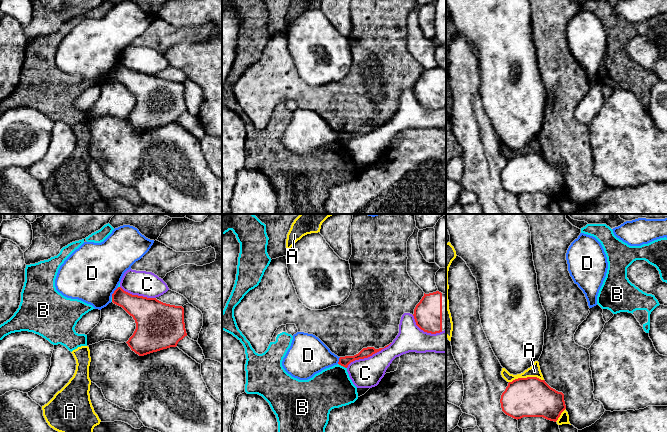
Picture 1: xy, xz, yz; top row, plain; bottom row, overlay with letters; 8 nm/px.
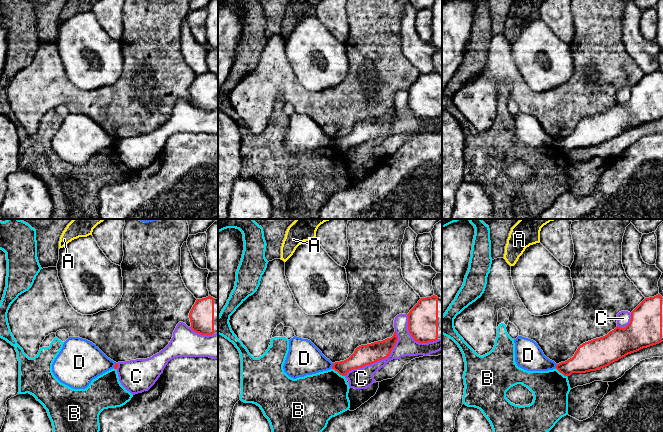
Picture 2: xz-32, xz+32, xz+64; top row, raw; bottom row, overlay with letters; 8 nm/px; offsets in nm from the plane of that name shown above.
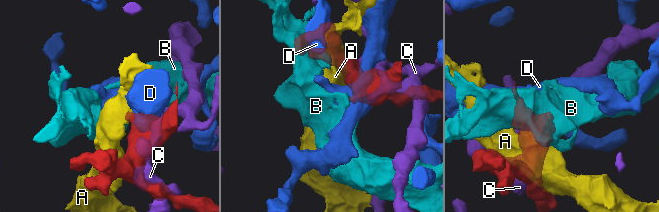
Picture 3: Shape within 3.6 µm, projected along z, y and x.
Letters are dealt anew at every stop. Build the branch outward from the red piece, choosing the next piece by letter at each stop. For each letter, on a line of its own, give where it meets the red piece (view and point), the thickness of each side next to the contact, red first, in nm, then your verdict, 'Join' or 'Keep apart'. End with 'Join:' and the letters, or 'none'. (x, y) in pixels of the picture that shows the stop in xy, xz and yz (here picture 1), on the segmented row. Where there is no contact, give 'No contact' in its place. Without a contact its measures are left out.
A: Touches red at yz (527, 377). Thickness 320 nm (red) against 100 nm. Keep apart
B: Touches red at xz (342, 365). Thickness 80 nm (red) against 320 nm. Keep apart
C: Touches red at xz (368, 356). Thickness 80 nm (red) against 240 nm. Keep apart
D: Touches red at xy (114, 292). Thickness 190 nm (red) against 460 nm. Keep apart
Join: none

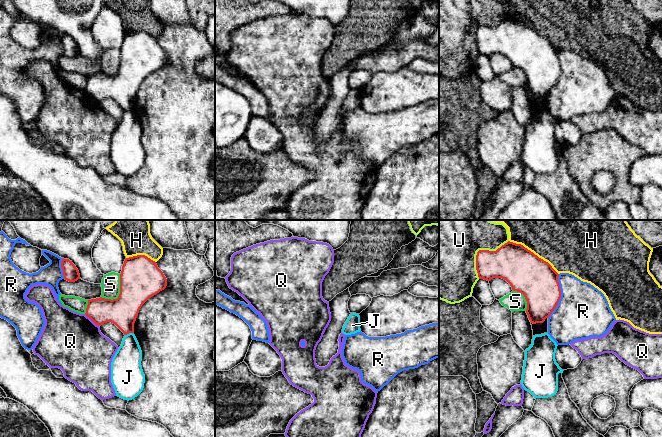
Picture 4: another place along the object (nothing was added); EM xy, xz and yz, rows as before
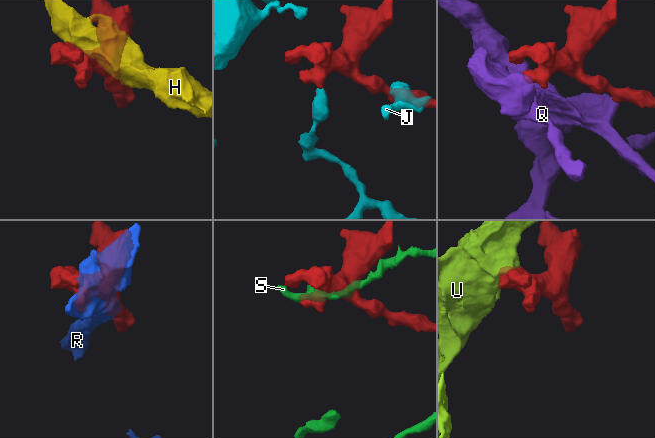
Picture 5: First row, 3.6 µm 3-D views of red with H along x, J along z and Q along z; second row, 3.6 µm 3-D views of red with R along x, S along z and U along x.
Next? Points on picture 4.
H: Touches red at yz (533, 253). Thickness 320 nm (red) against 500 nm. Keep apart
J: Touches red at xy (129, 332). Thickness 240 nm (red) against 240 nm. Keep apart
Q: Touches red at xy (91, 319). Thickness 220 nm (red) against 480 nm. Keep apart
R: Touches red at yz (560, 296). Thickness 320 nm (red) against 420 nm. Keep apart
S: Touches red at xy (120, 293). Thickness 340 nm (red) against 150 nm. Keep apart
U: Touches red at yz (479, 250). Thickness 280 nm (red) against 500 nm. Keep apart
Join: none

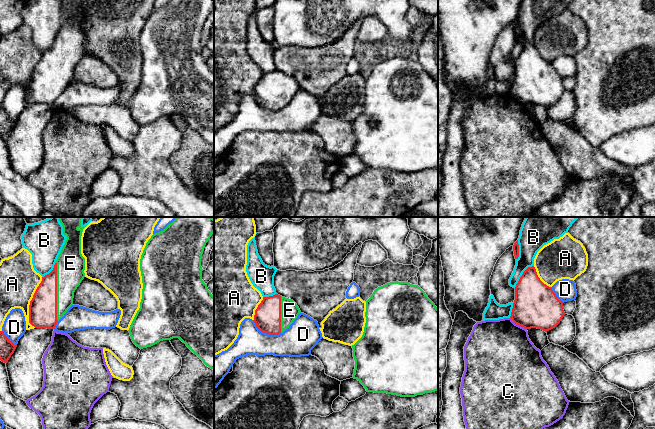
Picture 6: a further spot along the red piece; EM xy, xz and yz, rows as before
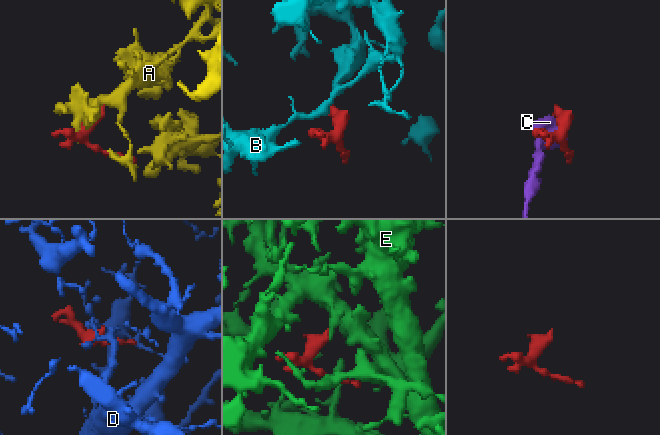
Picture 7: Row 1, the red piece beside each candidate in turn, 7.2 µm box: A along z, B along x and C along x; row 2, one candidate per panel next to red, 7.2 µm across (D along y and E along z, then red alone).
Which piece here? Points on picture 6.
A: Touches red at xy (30, 302). Thickness 220 nm (red) against 300 nm. Keep apart
B: Touches red at yz (522, 275). Thickness 340 nm (red) against 170 nm. Keep apart
C: Touches red at yz (518, 324). Thickness 360 nm (red) against 480 nm. Keep apart
D: Touches red at xz (265, 332). Thickness 220 nm (red) against 240 nm. Keep apart
E: Touches red at xy (56, 291). Thickness 220 nm (red) against 220 nm. Join
Join: E

